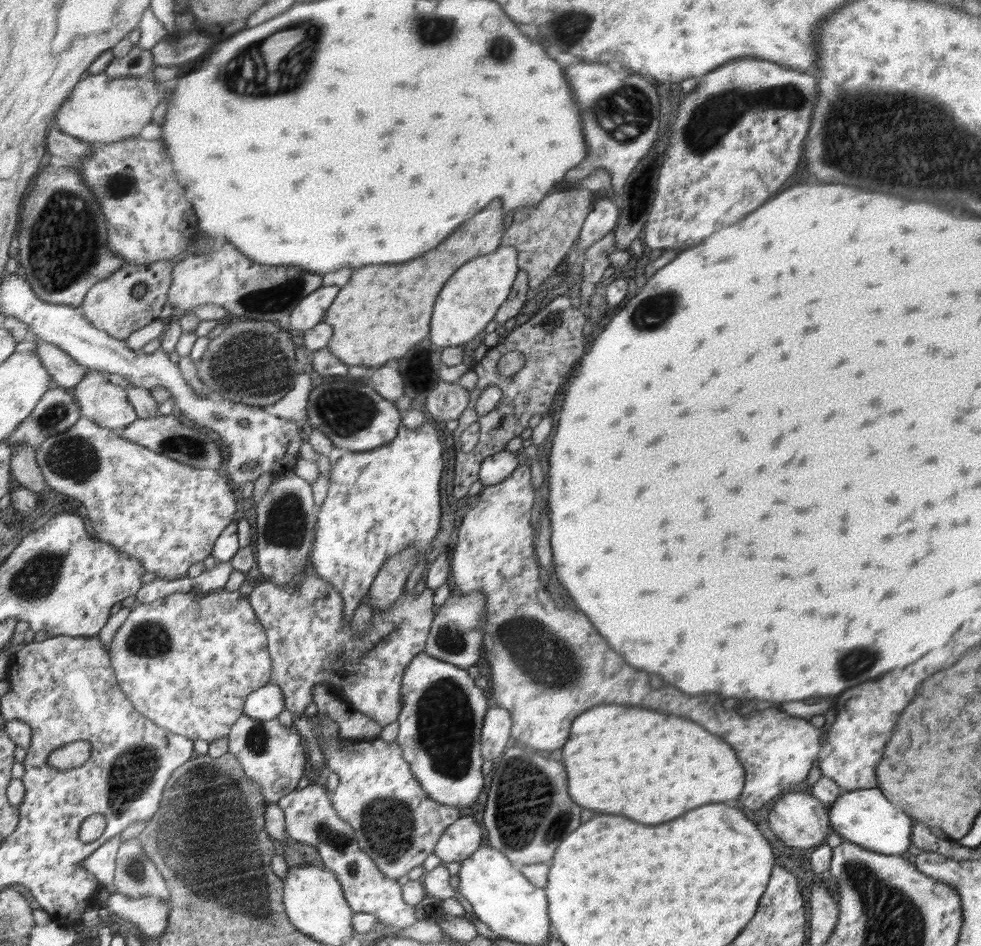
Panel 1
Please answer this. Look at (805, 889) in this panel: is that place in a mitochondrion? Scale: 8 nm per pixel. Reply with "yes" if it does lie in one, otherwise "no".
no

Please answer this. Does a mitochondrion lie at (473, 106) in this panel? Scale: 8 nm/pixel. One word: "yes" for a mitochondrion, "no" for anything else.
no

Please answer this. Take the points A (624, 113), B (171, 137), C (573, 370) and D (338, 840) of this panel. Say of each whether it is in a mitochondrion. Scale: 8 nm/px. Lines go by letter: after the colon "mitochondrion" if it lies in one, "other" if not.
A: mitochondrion
B: other
C: other
D: mitochondrion

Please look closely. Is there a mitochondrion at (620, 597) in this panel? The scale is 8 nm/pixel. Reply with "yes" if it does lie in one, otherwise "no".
no

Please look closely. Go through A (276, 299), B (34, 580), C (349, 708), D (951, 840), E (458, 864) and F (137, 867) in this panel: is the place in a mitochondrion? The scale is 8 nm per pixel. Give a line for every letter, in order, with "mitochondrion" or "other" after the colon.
A: mitochondrion
B: mitochondrion
C: other
D: other
E: other
F: mitochondrion

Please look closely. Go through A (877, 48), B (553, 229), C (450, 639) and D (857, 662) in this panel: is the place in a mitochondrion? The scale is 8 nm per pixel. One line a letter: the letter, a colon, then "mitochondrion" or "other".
A: other
B: other
C: mitochondrion
D: mitochondrion

